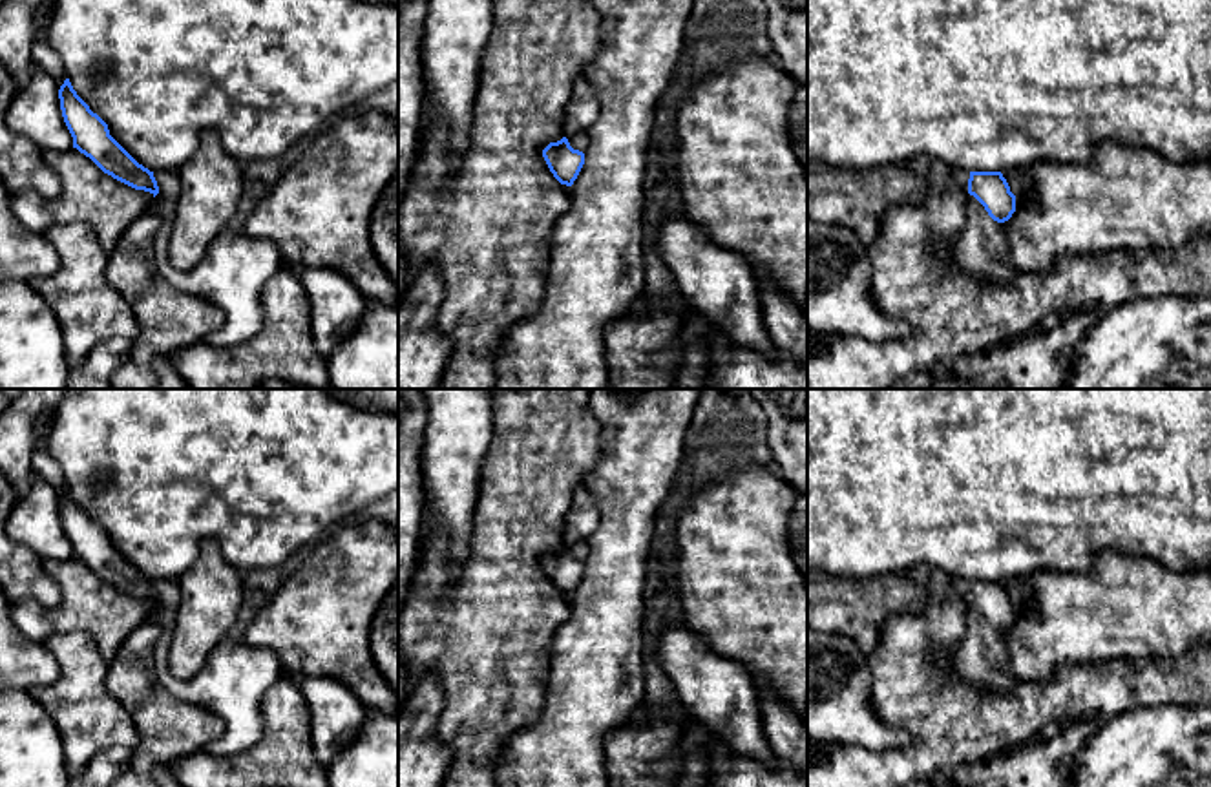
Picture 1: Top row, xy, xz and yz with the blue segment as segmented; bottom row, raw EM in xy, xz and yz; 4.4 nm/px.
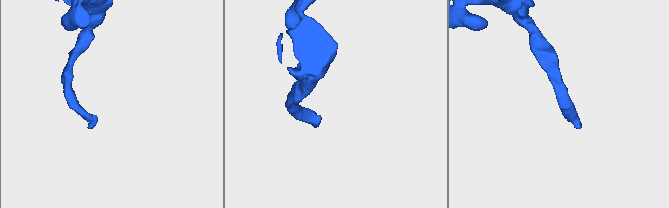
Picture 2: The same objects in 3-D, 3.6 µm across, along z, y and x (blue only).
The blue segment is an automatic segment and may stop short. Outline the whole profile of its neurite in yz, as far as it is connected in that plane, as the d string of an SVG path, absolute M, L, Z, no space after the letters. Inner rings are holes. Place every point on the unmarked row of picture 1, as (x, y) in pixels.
M952 579L952 584L964 603L966 623L953 676L975 688L1010 690L1016 681L1006 672L1003 632L1016 621L1016 604L1001 581Z

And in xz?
M579 540L570 544L568 548L563 546L557 551L550 551L542 559L542 566L553 582L553 586L566 595L572 595L577 588L583 573L584 573L584 561L590 553L586 540Z

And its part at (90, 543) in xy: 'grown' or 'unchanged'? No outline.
grown

